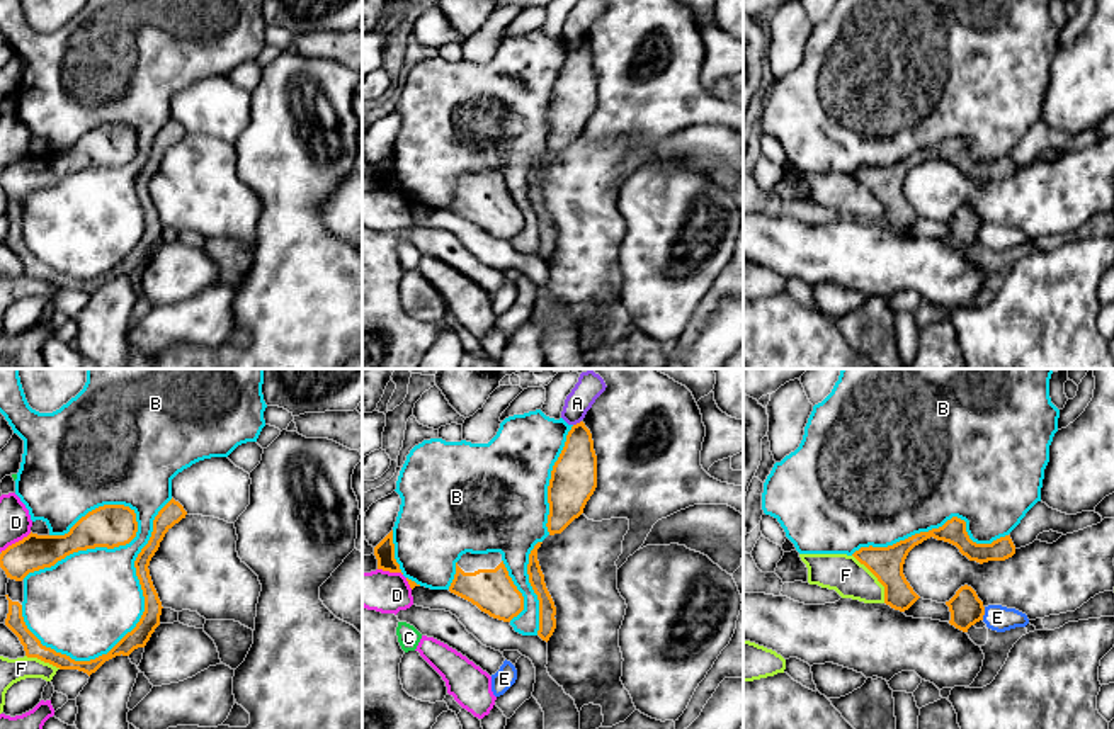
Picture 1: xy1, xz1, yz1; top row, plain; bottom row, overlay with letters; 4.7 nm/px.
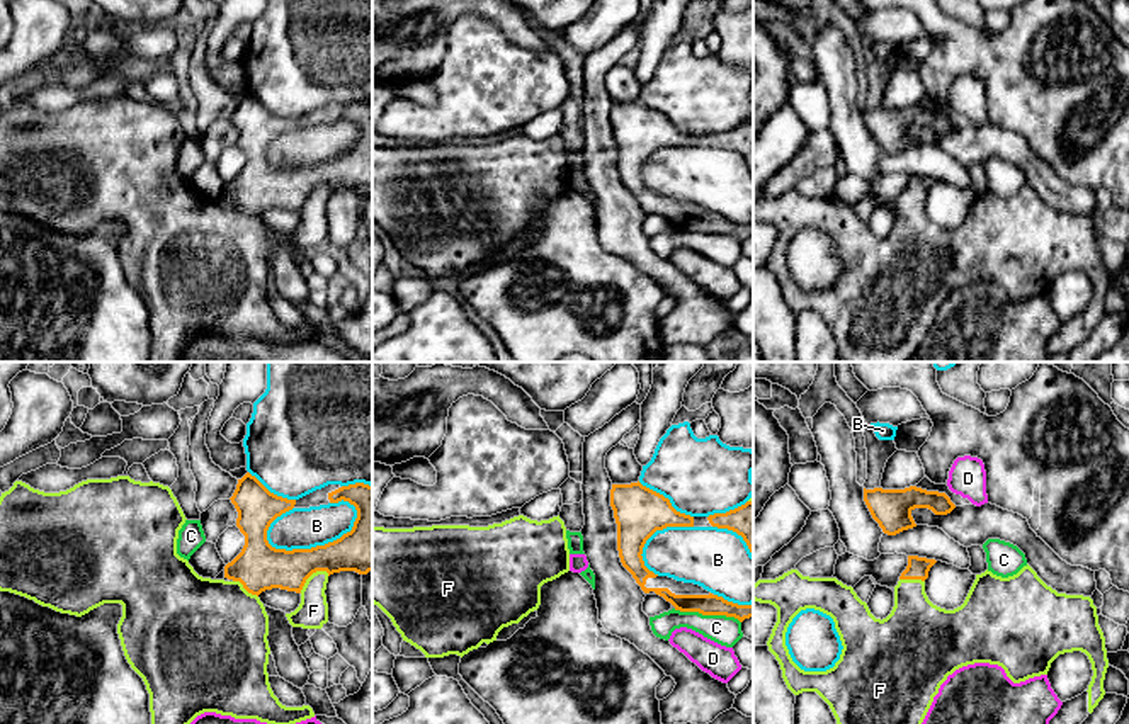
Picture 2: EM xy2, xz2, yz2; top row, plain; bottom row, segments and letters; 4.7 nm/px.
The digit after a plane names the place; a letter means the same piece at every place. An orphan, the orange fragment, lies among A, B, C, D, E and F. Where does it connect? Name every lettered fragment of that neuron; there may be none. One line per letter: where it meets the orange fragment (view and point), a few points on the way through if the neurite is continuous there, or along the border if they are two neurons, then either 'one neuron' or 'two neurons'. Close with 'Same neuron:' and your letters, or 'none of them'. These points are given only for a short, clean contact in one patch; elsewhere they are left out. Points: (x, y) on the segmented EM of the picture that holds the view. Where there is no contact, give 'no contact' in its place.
A: contact xz1 (577, 423); border xz1 (580, 420), (574, 425); two neurons
B: contact xy1 (145, 609); two neurons
C: contact xz2 (708, 614); border xz2 (674, 609), (733, 616), (740, 622); two neurons
D: contact xy1 (16, 542); two neurons
E: contact yz1 (983, 614); border yz1 (985, 607), (982, 619); two neurons
F: contact yz1 (876, 576); one neuron
Same neuron: F

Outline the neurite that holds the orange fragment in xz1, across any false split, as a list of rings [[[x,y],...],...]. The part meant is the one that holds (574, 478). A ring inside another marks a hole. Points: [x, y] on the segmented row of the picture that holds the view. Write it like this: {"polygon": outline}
{"polygon": [[[583,421],[571,427],[565,447],[553,466],[548,486],[548,532],[561,534],[583,508],[597,488],[597,455],[590,430]]]}

